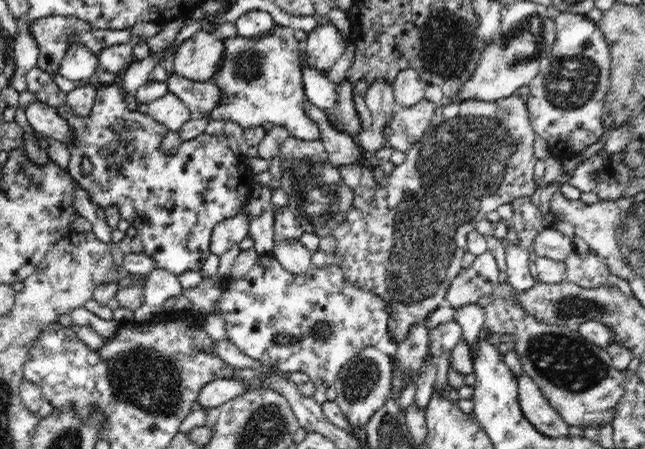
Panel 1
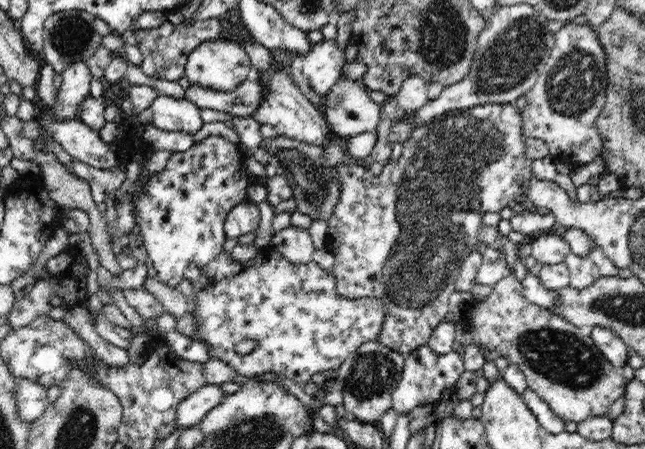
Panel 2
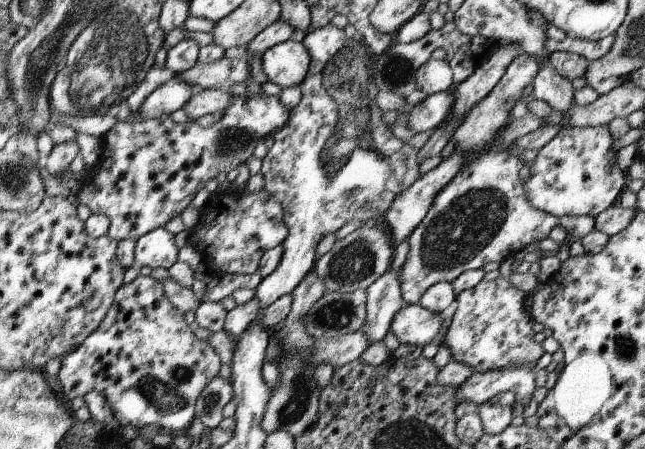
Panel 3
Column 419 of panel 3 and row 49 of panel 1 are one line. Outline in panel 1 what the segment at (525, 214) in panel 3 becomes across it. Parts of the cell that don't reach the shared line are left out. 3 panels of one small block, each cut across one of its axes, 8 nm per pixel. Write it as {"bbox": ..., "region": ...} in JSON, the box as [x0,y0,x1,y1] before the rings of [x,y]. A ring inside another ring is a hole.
{"bbox":[206,26,320,142],"region":[[[274,26],[270,32],[266,32],[258,38],[230,36],[230,38],[222,38],[222,44],[224,44],[224,48],[222,48],[222,56],[220,56],[220,66],[208,80],[222,94],[218,104],[214,106],[214,110],[206,112],[210,116],[210,120],[230,120],[230,122],[242,126],[244,130],[272,122],[276,126],[286,128],[290,132],[290,136],[296,140],[302,140],[302,142],[320,140],[318,124],[314,120],[310,120],[304,112],[306,94],[304,94],[304,84],[302,84],[304,78],[302,78],[302,66],[300,66],[300,54],[298,54],[300,42],[294,38],[292,28]]]}

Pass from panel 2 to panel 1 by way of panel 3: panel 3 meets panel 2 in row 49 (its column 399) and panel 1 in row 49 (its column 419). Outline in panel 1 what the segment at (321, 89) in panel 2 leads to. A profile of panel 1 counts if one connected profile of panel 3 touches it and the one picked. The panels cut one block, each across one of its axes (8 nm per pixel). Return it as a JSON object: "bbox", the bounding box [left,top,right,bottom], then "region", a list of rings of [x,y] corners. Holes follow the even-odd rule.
{"bbox":[306,18,348,72],"region":[[[318,18],[318,26],[306,34],[306,60],[316,70],[328,72],[346,52],[348,38],[328,20]]]}

